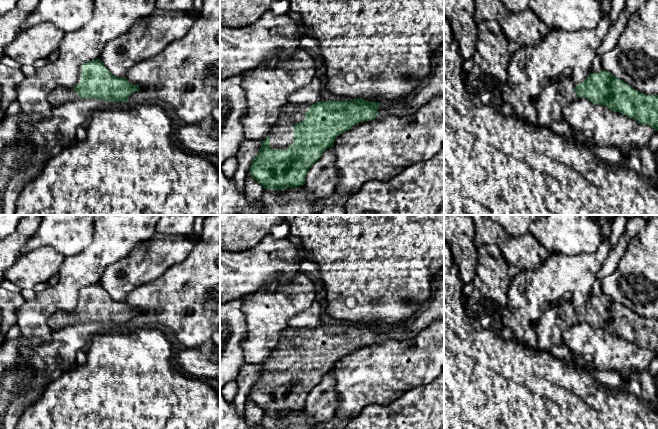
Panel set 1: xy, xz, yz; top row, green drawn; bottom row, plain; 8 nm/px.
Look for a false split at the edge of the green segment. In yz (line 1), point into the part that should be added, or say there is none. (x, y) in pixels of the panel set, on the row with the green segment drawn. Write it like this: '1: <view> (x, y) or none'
1: yz (570, 93)

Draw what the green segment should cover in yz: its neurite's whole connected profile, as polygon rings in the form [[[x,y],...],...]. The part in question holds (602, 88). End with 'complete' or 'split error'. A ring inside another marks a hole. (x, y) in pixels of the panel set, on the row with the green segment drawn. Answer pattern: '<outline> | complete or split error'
[[[603,69],[598,73],[589,74],[584,82],[574,88],[565,89],[564,94],[569,102],[586,97],[596,105],[607,106],[611,111],[620,112],[658,131],[658,95],[645,95]]] | split error

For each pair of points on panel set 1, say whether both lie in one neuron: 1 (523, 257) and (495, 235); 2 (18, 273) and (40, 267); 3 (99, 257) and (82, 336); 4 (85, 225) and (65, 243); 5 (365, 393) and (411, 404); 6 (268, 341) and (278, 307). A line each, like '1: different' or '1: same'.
1: same
2: same
3: different
4: same
5: different
6: same

